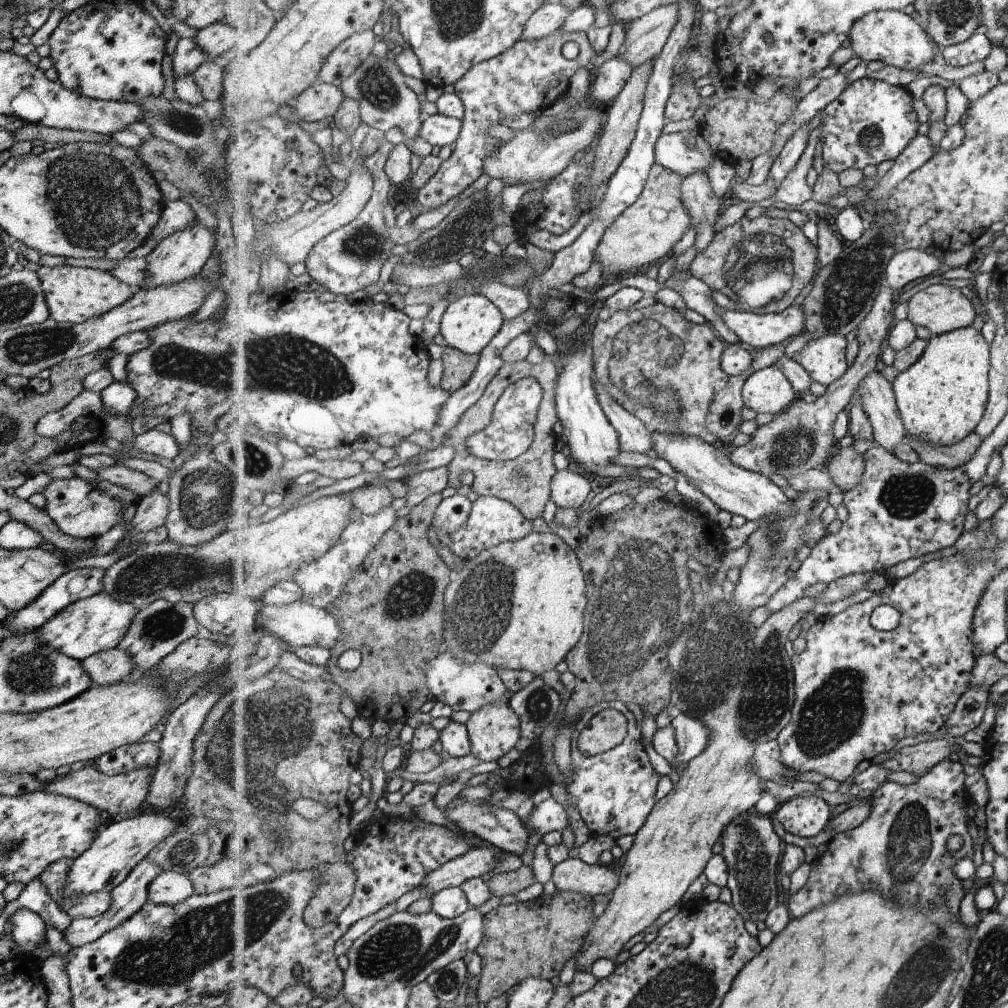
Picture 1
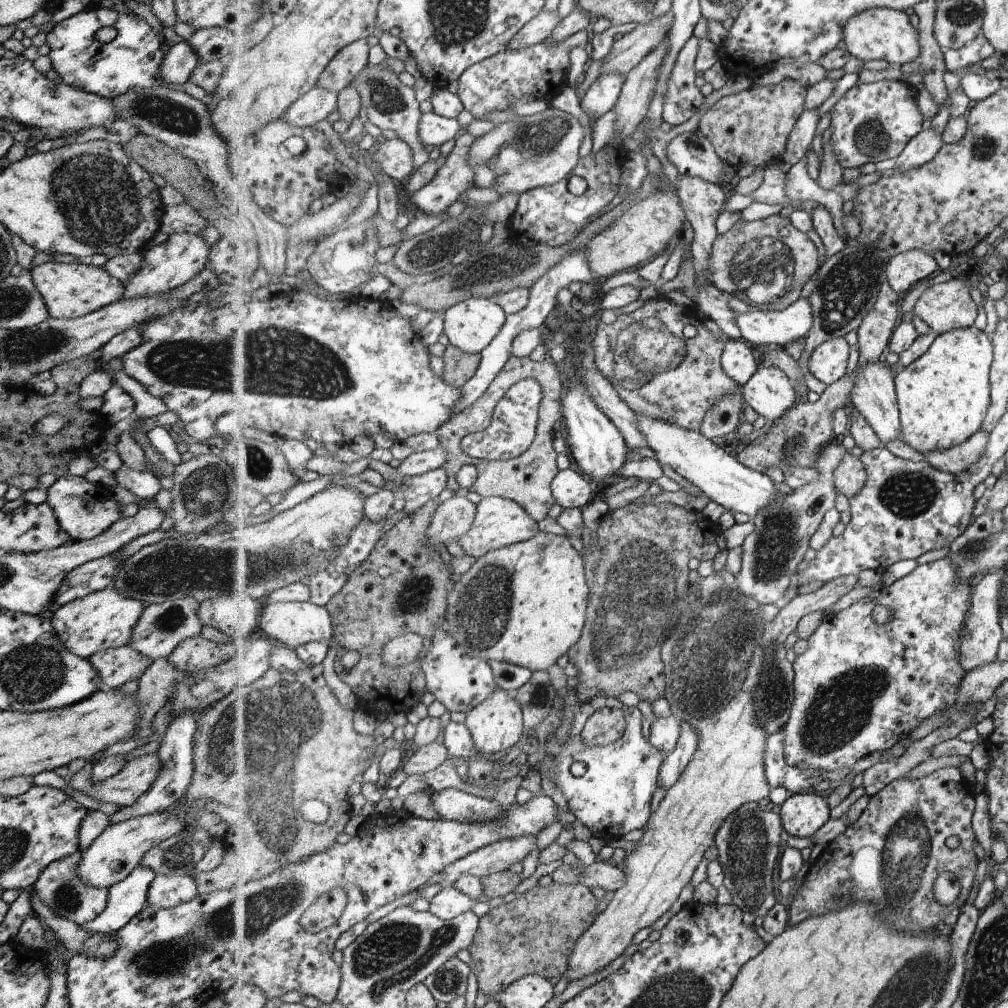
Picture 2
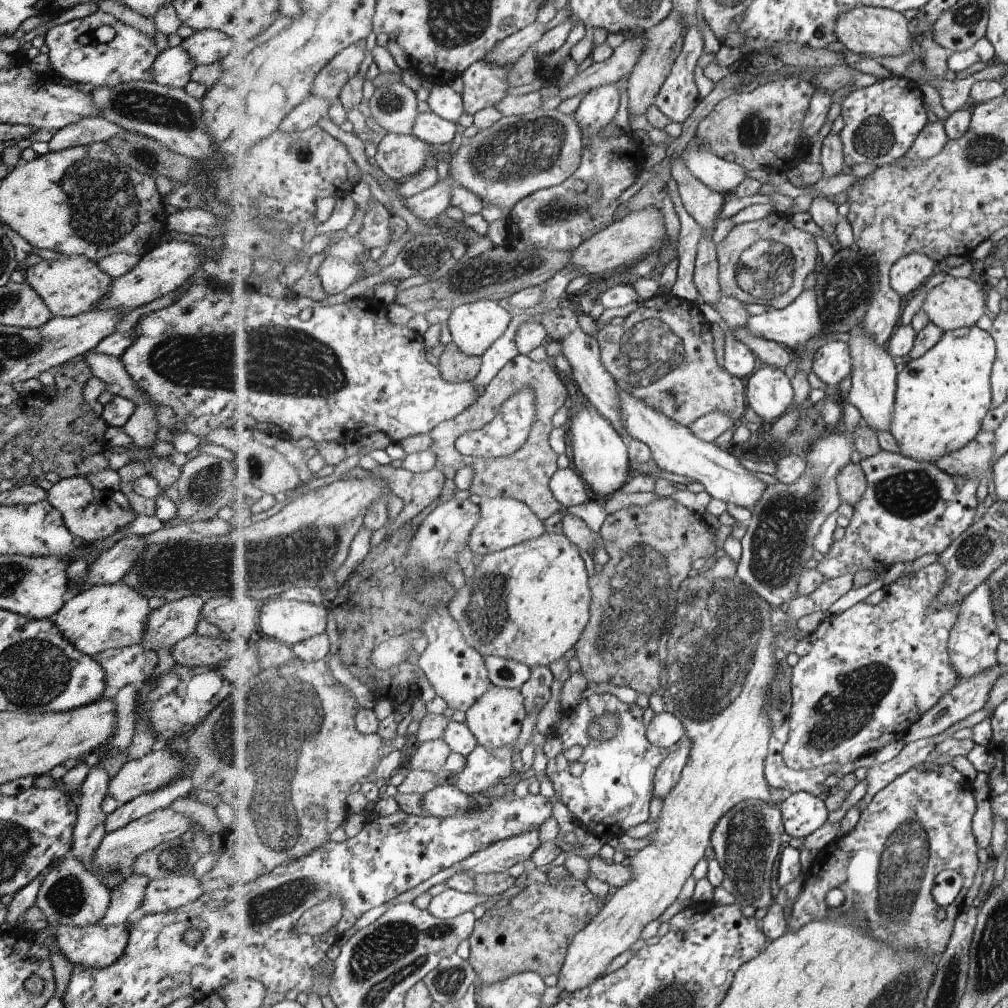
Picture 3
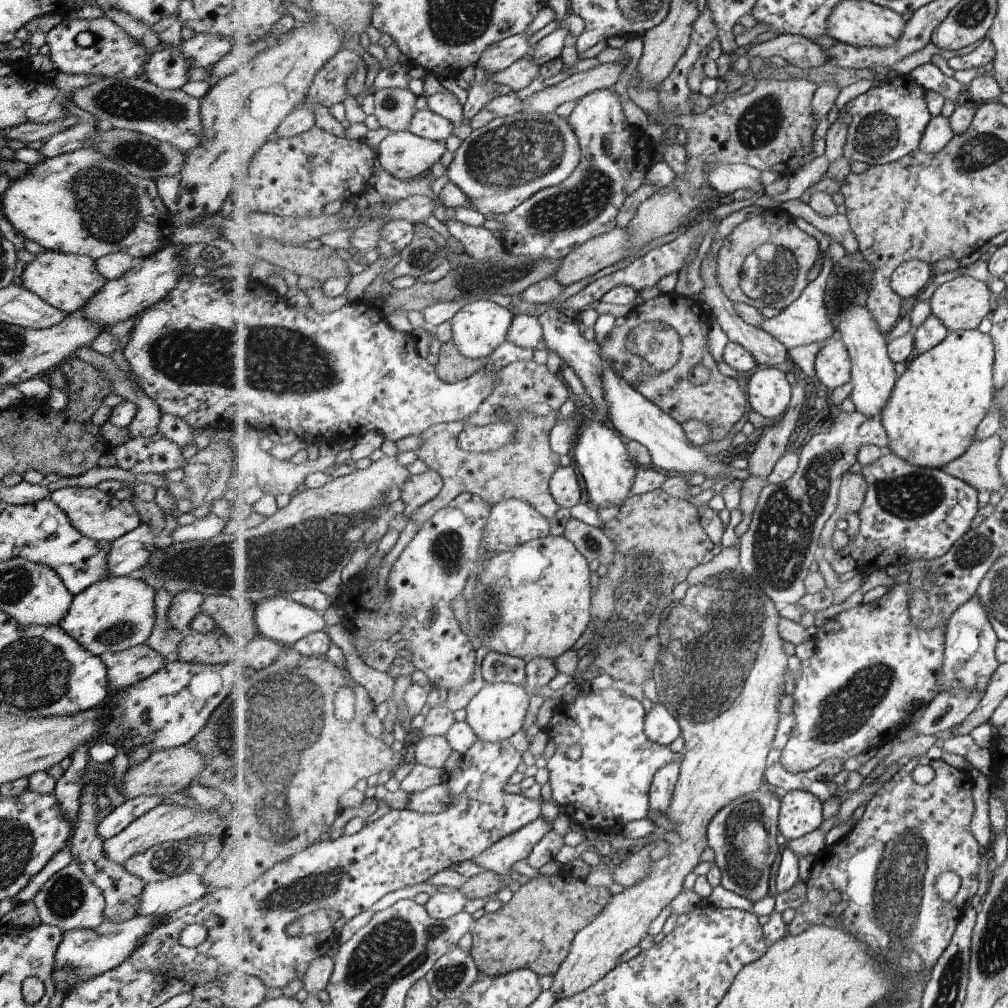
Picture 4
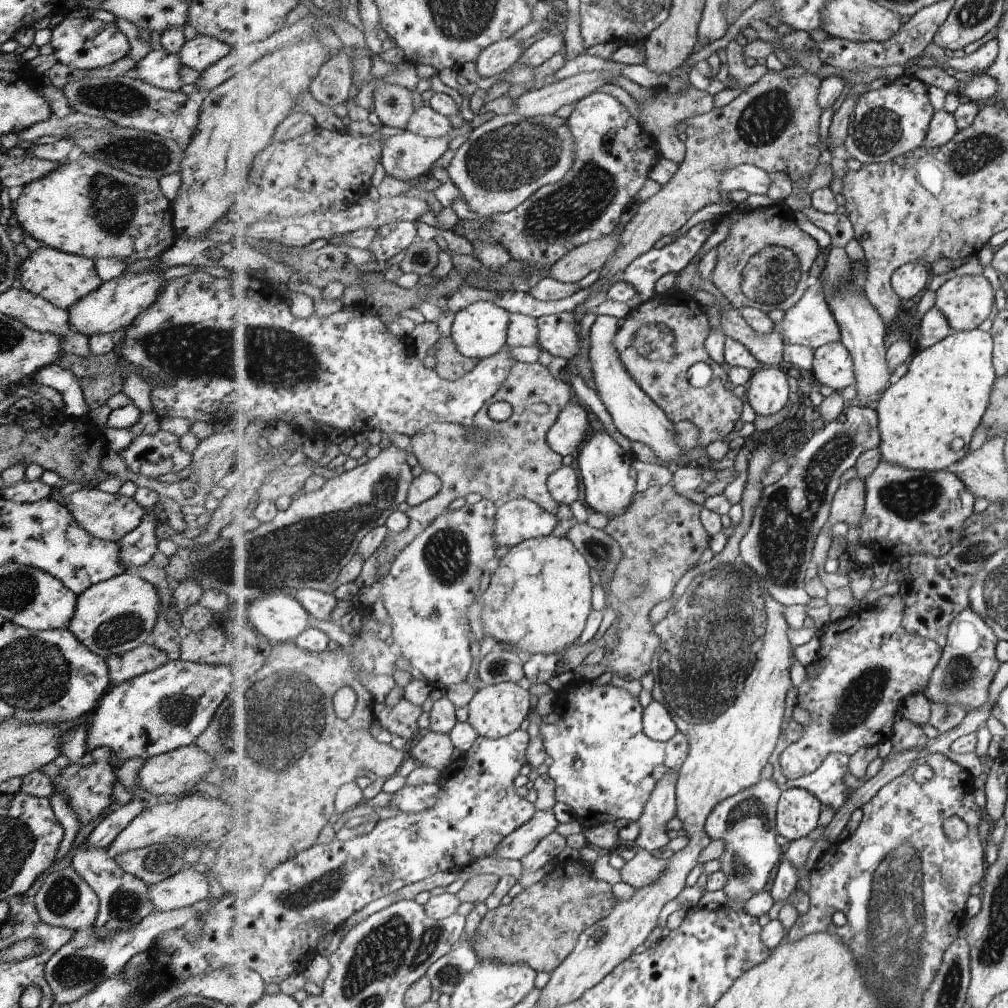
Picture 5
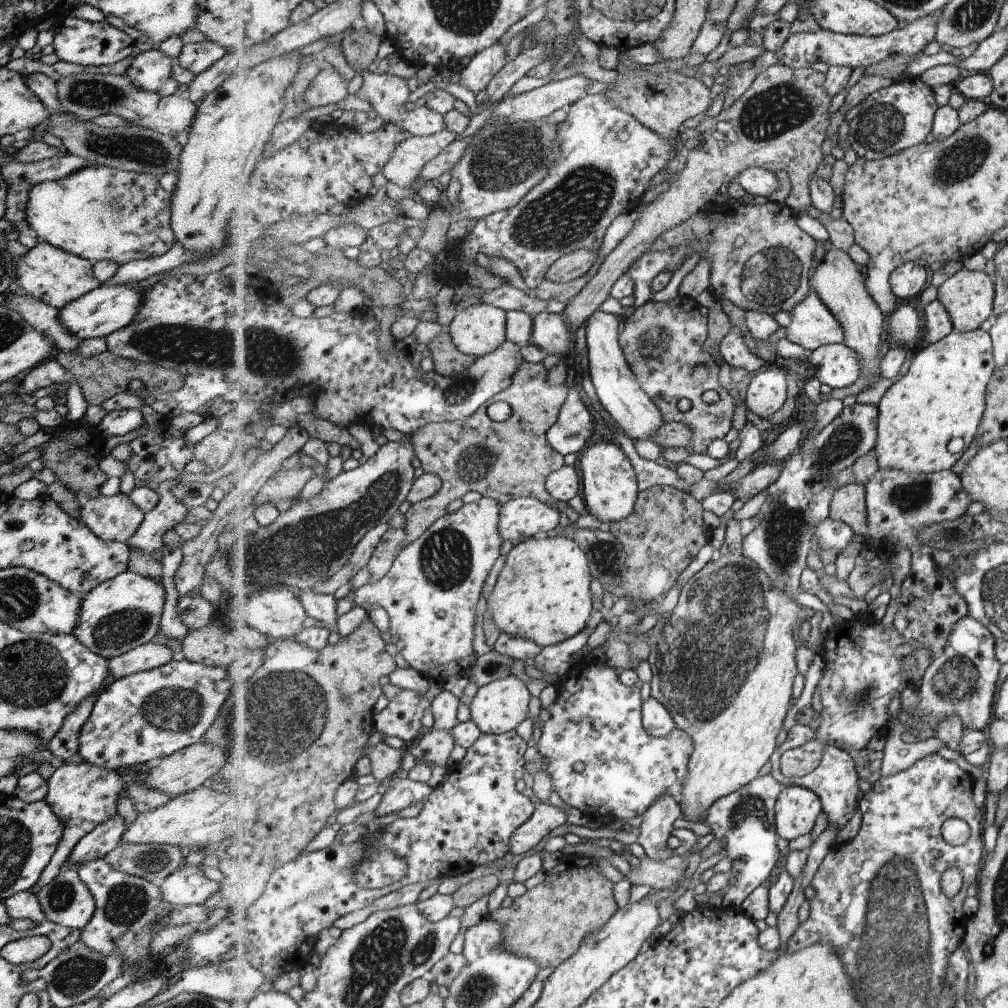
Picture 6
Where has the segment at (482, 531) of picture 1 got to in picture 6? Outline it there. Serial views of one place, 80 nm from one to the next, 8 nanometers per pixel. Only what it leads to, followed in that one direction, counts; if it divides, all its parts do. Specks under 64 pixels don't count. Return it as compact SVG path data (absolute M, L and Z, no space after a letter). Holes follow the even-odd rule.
M535 497L511 499L502 505L499 530L513 545L528 538L544 536L559 526L559 510Z

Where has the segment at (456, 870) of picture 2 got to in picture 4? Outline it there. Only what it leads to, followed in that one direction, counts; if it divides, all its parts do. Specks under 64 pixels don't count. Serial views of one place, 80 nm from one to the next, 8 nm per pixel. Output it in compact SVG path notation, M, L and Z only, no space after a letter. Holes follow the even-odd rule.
M541 817L530 825L502 838L473 861L489 871L495 870L499 874L511 873L515 862L527 861L535 846L553 828L554 823Z

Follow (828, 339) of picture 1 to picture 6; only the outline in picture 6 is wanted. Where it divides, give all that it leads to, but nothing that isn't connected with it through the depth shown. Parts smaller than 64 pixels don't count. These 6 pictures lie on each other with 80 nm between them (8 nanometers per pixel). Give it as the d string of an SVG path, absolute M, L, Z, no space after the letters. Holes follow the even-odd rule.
M844 342L820 346L811 352L809 361L816 368L815 376L832 389L849 388L864 374L862 358L859 356L859 353Z

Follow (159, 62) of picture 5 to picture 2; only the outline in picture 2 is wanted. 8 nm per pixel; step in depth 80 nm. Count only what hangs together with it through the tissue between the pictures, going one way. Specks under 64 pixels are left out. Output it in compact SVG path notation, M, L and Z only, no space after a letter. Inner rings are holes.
M185 41L170 46L158 66L162 84L181 86L190 77L197 63L197 55Z

